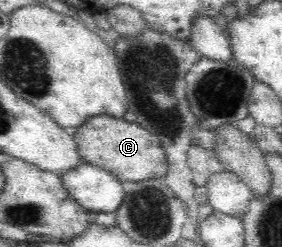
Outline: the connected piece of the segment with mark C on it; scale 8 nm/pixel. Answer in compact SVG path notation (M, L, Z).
M99 113L99 115L87 117L77 129L70 132L75 144L77 144L80 159L107 170L119 181L143 181L143 179L165 177L167 173L167 160L165 160L159 138L141 127L137 121L129 122L125 118Z

